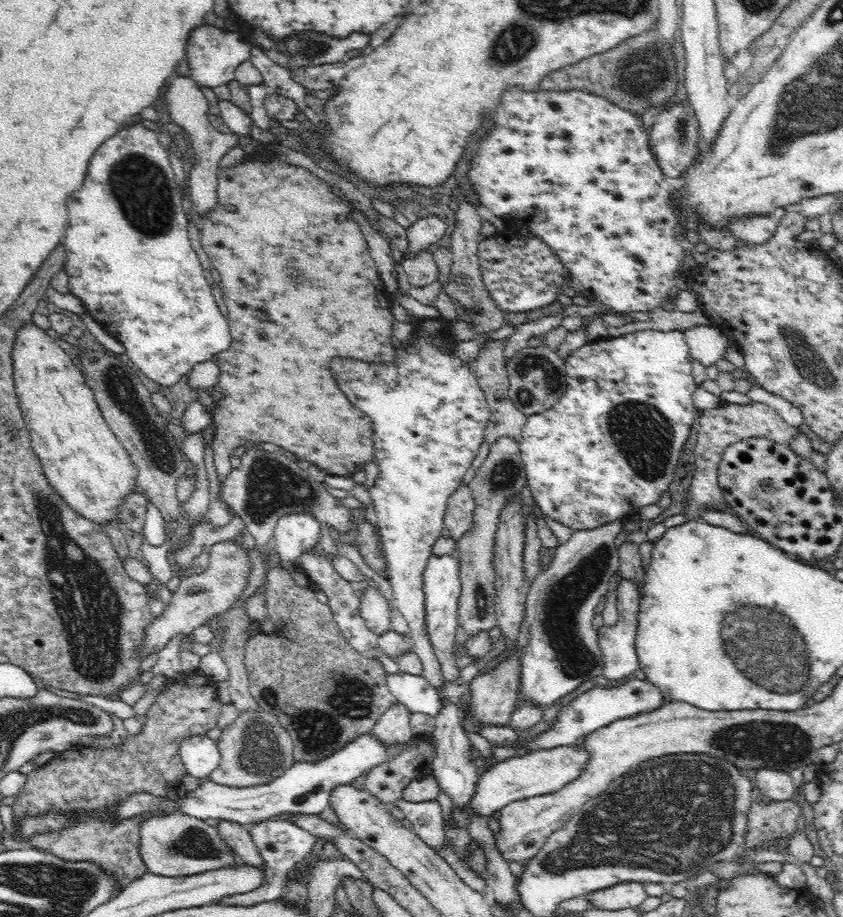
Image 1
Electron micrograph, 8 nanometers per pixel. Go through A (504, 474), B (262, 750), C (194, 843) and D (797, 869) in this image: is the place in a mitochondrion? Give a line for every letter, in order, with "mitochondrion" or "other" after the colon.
A: mitochondrion
B: mitochondrion
C: mitochondrion
D: other

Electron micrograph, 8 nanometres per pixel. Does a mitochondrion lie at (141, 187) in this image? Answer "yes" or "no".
yes

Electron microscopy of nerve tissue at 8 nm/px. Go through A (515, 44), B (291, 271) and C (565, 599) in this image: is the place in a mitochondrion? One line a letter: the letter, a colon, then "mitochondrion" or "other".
A: mitochondrion
B: mitochondrion
C: mitochondrion

